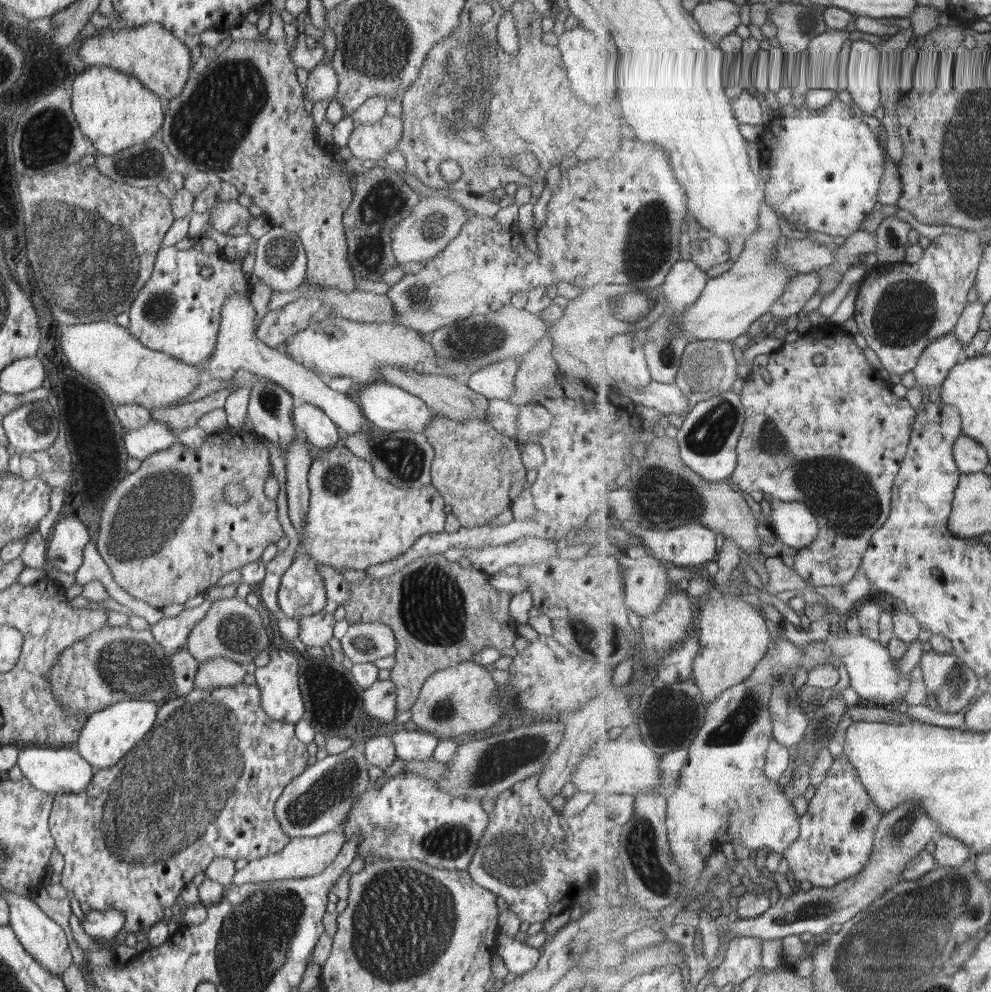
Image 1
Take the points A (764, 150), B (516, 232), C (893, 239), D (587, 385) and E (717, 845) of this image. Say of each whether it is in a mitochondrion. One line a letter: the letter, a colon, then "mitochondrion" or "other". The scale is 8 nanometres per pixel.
A: other
B: other
C: mitochondrion
D: other
E: other

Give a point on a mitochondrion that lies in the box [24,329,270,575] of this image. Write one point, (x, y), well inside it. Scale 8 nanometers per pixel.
(154, 517)

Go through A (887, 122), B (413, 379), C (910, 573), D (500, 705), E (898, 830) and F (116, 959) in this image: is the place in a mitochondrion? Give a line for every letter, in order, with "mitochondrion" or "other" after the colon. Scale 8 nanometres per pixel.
A: other
B: other
C: other
D: other
E: mitochondrion
F: other

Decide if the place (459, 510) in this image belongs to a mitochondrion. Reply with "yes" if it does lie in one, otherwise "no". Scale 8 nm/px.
no

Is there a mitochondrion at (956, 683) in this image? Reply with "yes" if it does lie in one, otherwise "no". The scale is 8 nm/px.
yes

